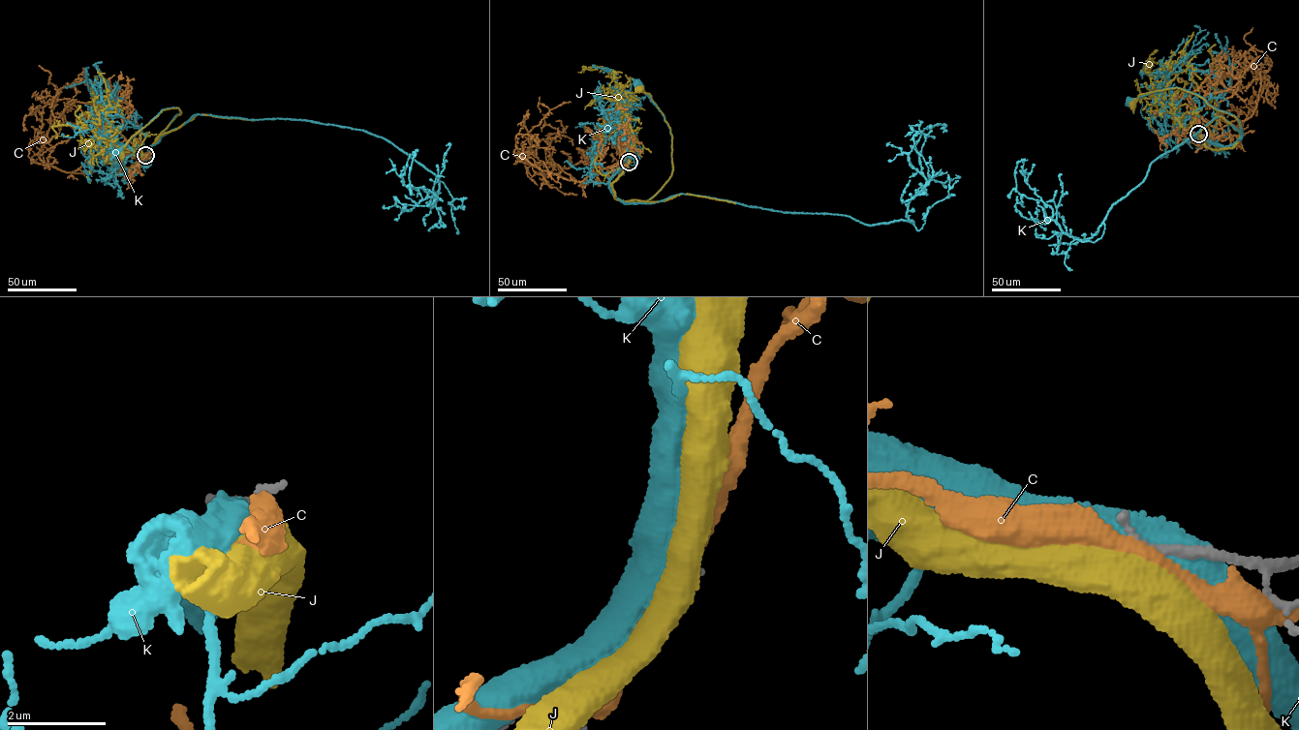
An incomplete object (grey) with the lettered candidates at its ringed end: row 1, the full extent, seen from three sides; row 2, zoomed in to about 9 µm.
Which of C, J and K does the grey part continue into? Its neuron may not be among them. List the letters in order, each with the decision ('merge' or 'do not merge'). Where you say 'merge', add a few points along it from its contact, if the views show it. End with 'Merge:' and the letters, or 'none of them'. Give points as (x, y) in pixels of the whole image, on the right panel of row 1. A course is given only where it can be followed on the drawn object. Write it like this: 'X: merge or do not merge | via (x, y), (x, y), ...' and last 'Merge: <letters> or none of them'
C: do not merge
J: do not merge
K: do not merge
Merge: none of them

